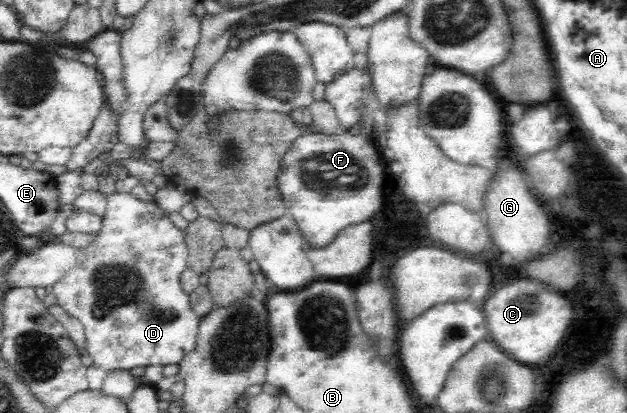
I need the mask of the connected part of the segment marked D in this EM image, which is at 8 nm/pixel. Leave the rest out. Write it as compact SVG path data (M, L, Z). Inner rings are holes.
M114 192L106 195L106 210L104 211L102 228L96 232L93 241L90 241L82 248L80 256L76 259L71 269L57 282L53 282L51 293L56 297L56 303L76 317L84 328L85 349L88 351L95 367L100 367L107 372L121 369L131 370L133 367L149 367L149 365L167 365L181 361L188 353L191 353L196 346L198 336L199 316L192 310L190 297L184 292L180 284L181 273L188 268L188 251L184 242L182 229L175 227L167 219L165 209L158 203L157 199L143 201L134 195L125 192Z

